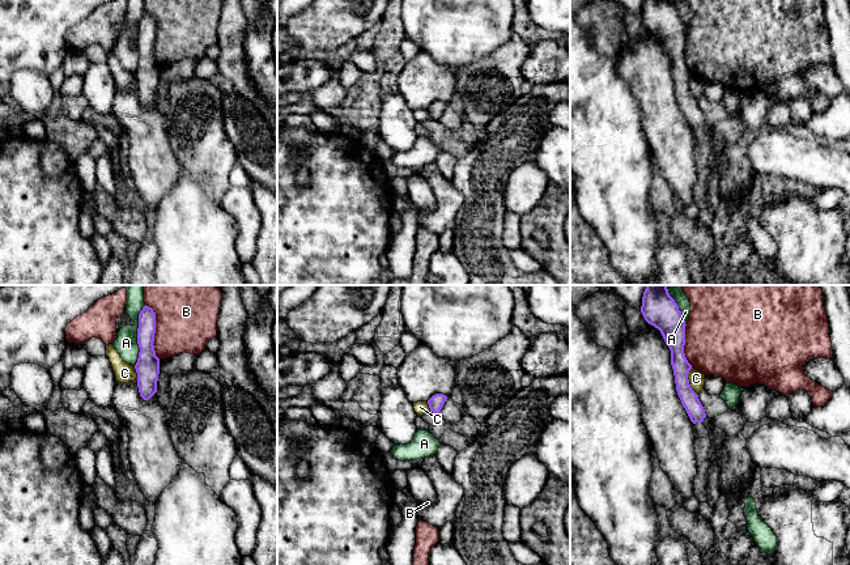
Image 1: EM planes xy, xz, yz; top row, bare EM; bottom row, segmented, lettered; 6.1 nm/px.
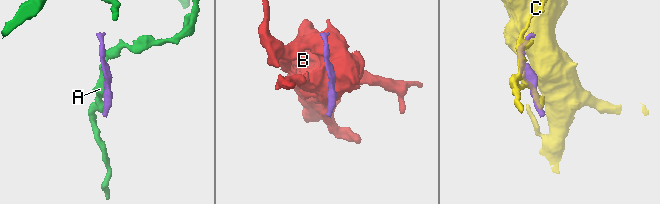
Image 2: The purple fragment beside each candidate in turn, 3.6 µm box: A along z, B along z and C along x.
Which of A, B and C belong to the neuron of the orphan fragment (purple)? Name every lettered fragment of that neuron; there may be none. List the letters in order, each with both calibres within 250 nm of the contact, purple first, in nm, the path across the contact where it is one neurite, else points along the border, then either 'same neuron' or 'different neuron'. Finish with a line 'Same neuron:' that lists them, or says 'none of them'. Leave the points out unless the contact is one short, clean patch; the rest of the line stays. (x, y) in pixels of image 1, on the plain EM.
A: calibres 140 and 140 nm; border xy (145, 12), (139, 21), (139, 64), (134, 72); different neuron
B: calibres 140 and 360 nm; different neuron
C: calibres 110 and 100 nm; border yz (691, 75), (688, 90), (697, 102); different neuron
Same neuron: none of them

